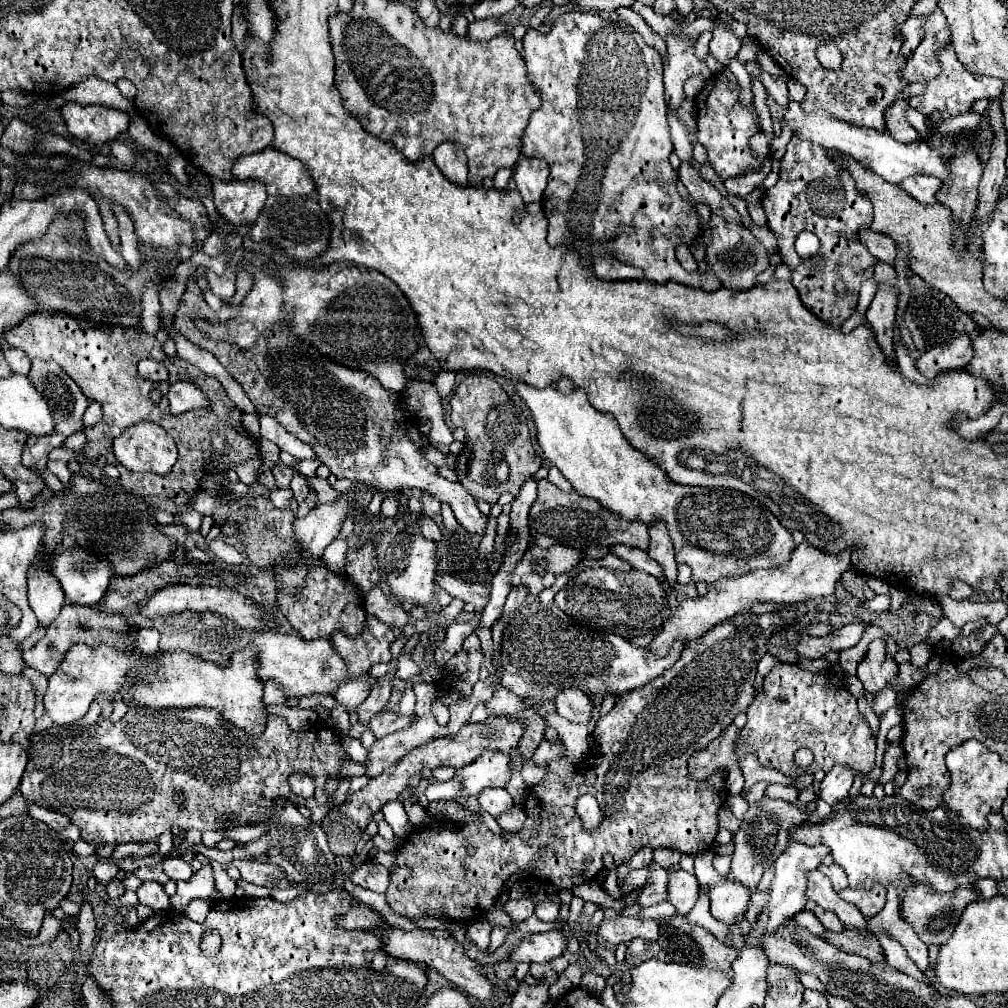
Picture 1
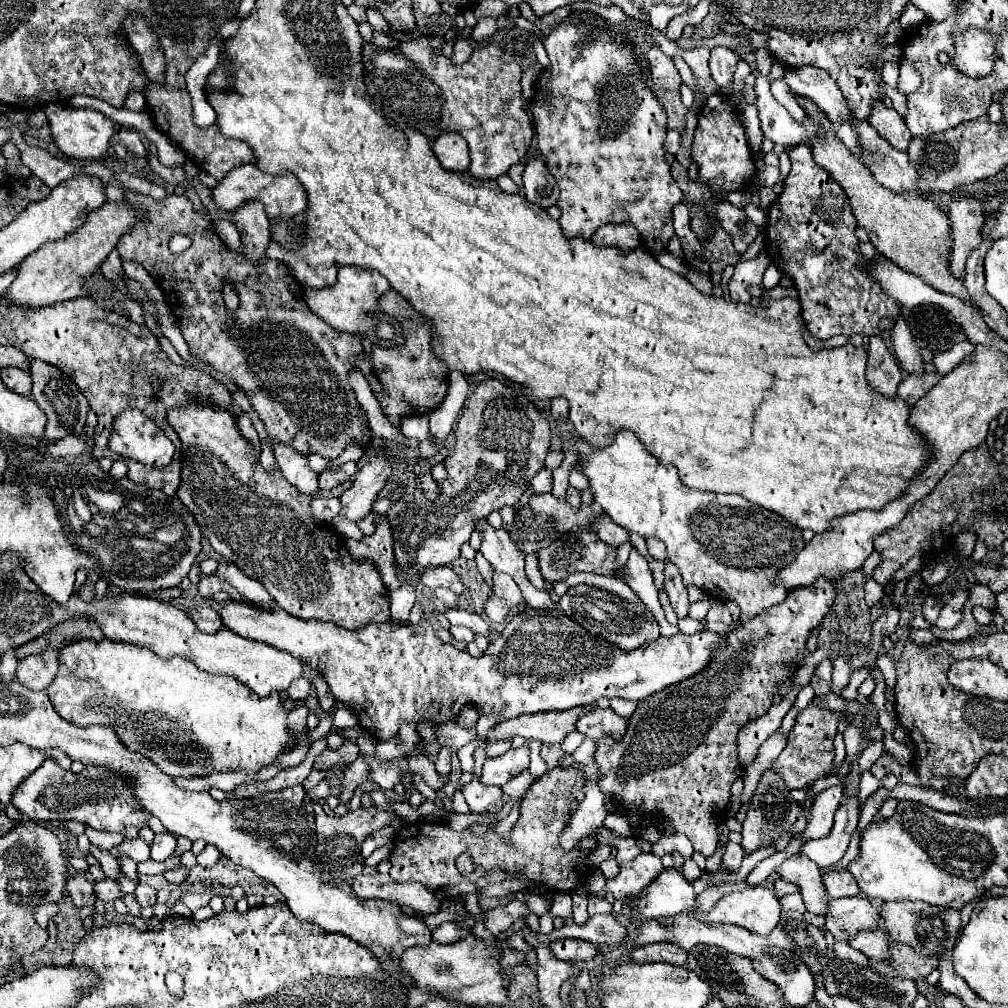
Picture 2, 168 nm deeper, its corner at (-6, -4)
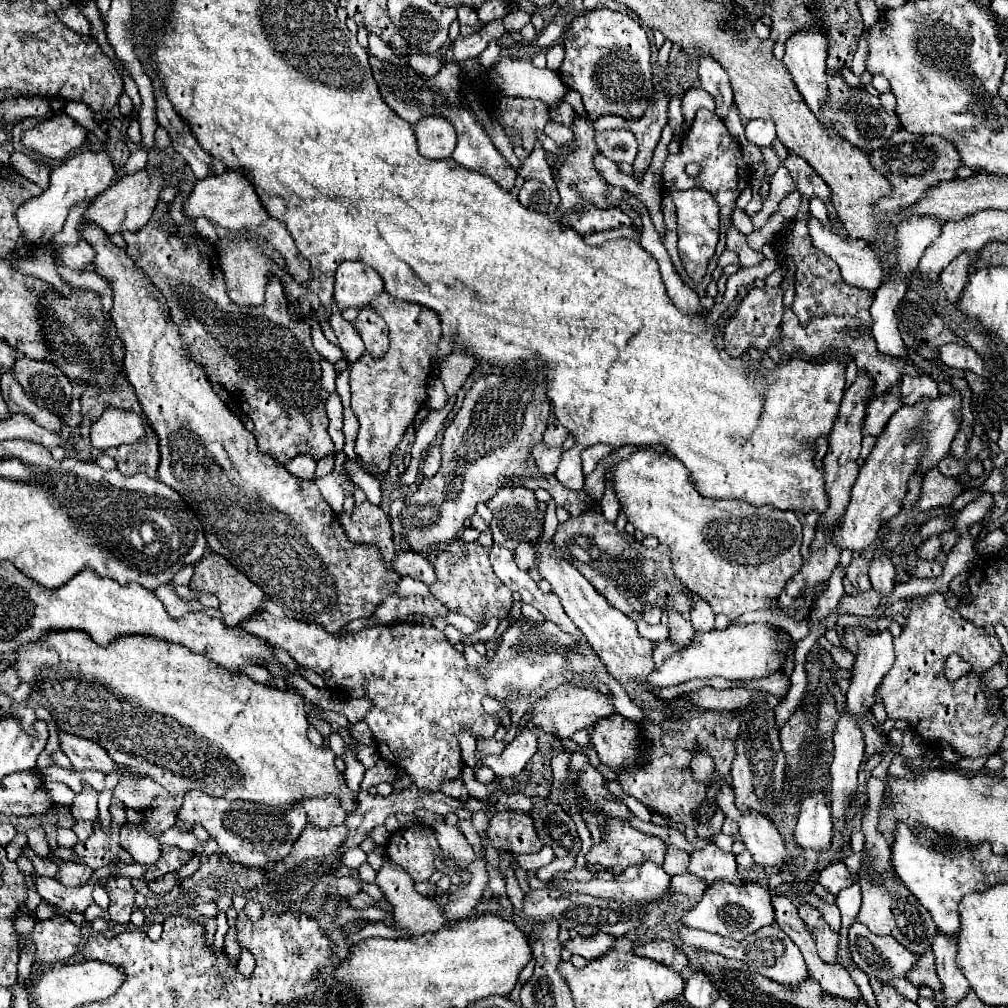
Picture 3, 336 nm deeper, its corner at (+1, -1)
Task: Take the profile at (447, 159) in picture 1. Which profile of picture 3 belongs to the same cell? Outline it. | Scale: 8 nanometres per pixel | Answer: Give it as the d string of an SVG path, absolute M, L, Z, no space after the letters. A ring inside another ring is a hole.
M430 117L422 119L414 127L418 149L428 159L448 159L454 153L456 147L456 131L446 119Z

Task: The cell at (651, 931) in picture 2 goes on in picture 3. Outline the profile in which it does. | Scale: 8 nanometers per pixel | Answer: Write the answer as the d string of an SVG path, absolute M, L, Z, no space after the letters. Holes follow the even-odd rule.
M770 925L770 927L762 927L760 931L748 935L742 941L736 941L732 937L722 937L716 933L706 933L700 929L690 929L690 927L680 927L676 931L676 935L692 947L702 947L706 951L718 951L720 955L726 955L730 959L738 959L744 963L754 963L754 971L758 971L760 975L782 983L790 989L798 989L806 979L808 979L808 971L806 971L806 963L802 959L802 953L798 951L798 947L792 943L792 939L778 927L778 925Z

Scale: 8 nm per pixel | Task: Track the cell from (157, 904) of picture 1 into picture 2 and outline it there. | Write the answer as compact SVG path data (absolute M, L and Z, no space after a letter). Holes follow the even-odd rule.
M137 884L137 890L133 892L133 896L141 906L153 906L155 904L155 890L147 884Z

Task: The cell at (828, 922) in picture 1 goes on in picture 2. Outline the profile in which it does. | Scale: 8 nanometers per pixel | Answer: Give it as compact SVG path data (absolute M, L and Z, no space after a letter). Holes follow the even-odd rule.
M881 928L877 930L861 930L857 932L857 936L853 936L849 940L849 944L863 952L869 958L877 958L877 960L889 960L889 940L885 942L885 932Z

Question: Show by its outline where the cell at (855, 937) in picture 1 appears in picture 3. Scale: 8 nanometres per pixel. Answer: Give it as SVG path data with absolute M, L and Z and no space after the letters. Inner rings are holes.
M928 951L926 955L922 955L914 967L906 973L906 979L916 985L916 987L930 987L934 991L940 991L940 983L938 983L938 975L936 975L936 967L934 967L934 953Z

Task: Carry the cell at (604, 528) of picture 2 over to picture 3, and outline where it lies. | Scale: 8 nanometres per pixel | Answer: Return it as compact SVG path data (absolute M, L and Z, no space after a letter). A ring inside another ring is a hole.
M538 361L520 363L512 373L506 375L484 375L480 377L466 393L460 411L454 415L452 423L444 431L442 439L442 465L438 473L422 481L422 499L398 499L390 505L390 527L394 541L406 541L408 549L414 553L428 555L434 545L450 543L460 537L464 531L464 521L476 513L476 505L490 501L500 487L528 487L528 489L546 489L556 505L566 507L572 515L582 515L596 505L596 499L588 497L584 491L570 491L558 483L554 475L542 475L532 459L532 449L542 441L550 415L550 399L546 397L546 375L544 365Z

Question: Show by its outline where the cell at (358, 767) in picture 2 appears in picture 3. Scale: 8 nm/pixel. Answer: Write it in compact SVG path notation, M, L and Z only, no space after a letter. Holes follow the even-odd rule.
M332 793L320 799L304 799L304 811L308 815L308 823L314 823L316 827L342 825L346 819L346 811L340 803L340 797Z

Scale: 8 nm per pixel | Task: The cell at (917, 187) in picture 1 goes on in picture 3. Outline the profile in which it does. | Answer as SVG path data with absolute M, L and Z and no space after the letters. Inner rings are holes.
M800 31L800 35L792 35L790 41L786 41L786 53L784 53L784 65L790 71L798 91L802 93L808 107L814 111L814 115L820 119L820 123L826 127L826 131L832 137L840 137L840 131L836 129L834 121L828 121L822 107L828 101L828 85L826 85L826 35L822 31Z

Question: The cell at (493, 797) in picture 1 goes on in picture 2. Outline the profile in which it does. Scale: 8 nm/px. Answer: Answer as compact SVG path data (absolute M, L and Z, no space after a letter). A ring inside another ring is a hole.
M477 778L469 784L463 786L463 796L471 808L471 812L489 812L489 810L497 810L497 806L501 804L503 798L503 790L497 786L485 786L481 784Z

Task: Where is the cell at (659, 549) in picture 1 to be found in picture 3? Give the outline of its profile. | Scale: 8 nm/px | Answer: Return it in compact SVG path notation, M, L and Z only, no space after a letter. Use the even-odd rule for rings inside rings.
M668 611L668 627L670 627L670 639L674 639L676 643L686 643L694 635L692 623L688 623L678 611Z

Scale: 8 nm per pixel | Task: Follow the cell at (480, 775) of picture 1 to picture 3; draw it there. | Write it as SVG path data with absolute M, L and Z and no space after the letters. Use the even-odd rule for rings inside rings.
M520 731L500 755L488 755L482 759L482 765L492 769L496 777L516 777L528 759L536 753L536 733Z

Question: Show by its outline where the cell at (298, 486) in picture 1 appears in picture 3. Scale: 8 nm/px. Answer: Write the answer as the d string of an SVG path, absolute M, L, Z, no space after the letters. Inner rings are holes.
M298 455L296 459L288 461L284 467L286 467L294 477L300 477L300 479L314 479L316 461L310 459L308 455Z

